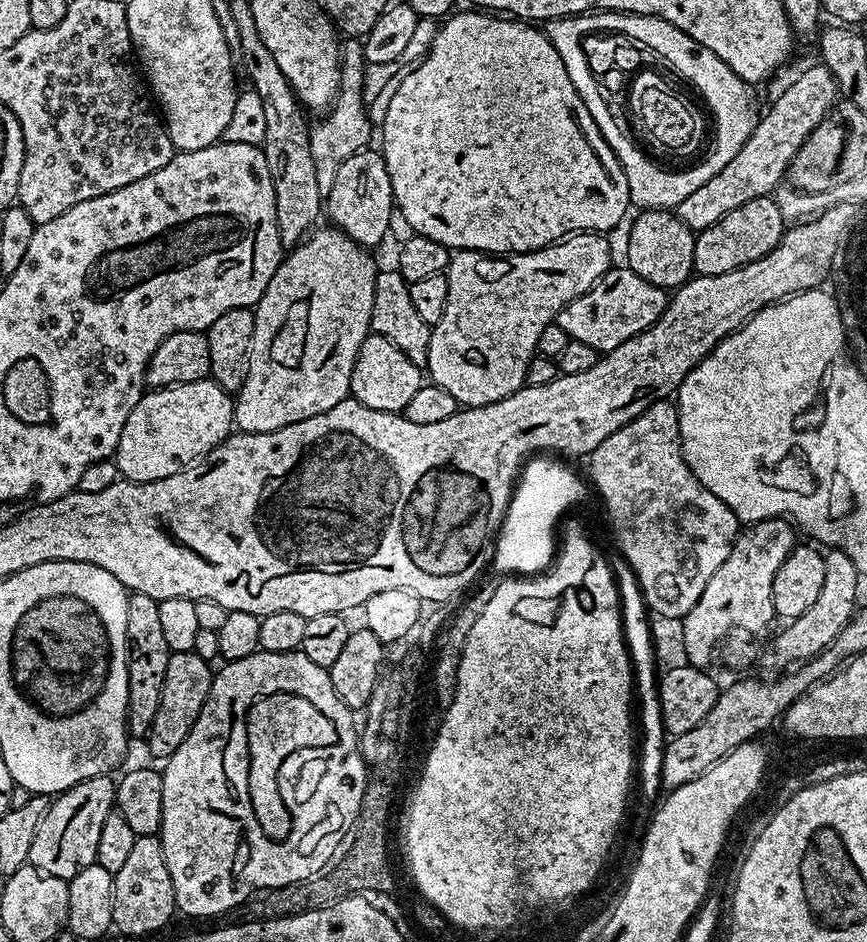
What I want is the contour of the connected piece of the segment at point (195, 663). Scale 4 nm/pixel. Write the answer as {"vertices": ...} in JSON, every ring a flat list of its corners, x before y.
{"vertices":[[194,651,173,652,169,655,166,662,166,682,162,686,162,702,146,737,148,748,154,755,161,758,172,756,174,750,182,746,186,734,190,734,212,688,214,672,208,668,211,668,209,661,198,658]]}

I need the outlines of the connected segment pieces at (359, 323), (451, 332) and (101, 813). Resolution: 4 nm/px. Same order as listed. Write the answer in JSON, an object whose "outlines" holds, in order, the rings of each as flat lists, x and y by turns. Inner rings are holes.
{"outlines":[[[335,226,320,228,311,233,307,238,300,240,291,249,292,252,281,259,276,273,270,278,262,298,254,305,256,321,254,322,254,338,252,348,248,351,248,373,244,376,244,384,234,396,234,424,242,432,273,432,282,426,290,426,294,422,302,422,306,418,314,418,314,414,322,414,330,410,330,406,338,406,338,402,349,399,352,386,352,371,358,350,362,342,370,334,372,326,372,306,374,304,374,282,378,265,367,256,365,249,357,244,351,236,340,231]],[[577,232,571,236,557,240,555,244,549,244,547,248,539,248,533,252,514,252,511,254,485,254,475,252,469,248,456,250,451,253,445,276,447,278,448,293,446,294,446,310,442,310,442,318,434,325,430,338,430,350,428,351,427,375,430,374,431,383,437,384,446,394,456,399,457,405,464,408,484,408,488,404,498,402,502,398,512,396,520,388,525,387,528,378,528,363,537,355,538,337,542,330,553,323,556,315,567,306,574,298,586,294,600,279,613,267,612,248,607,244,605,237,599,232]],[[111,775,86,778,73,788,59,793,49,803,48,812,34,834,29,861,46,874,54,874,67,881,72,880,78,870,86,870,86,866,96,863,98,834,102,834,102,822,106,822,115,802,116,780]]]}

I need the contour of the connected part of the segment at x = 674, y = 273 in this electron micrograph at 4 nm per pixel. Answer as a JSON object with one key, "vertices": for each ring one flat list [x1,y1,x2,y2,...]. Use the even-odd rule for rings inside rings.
{"vertices":[[644,210,628,232,627,267,646,282,665,290,675,290,693,275,692,259,696,236,680,217,668,210]]}

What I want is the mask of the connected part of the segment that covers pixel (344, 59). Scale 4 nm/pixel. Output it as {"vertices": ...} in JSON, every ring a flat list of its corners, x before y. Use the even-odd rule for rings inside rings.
{"vertices":[[354,38,344,43,340,50,341,86,331,108,327,111,326,115,328,116,308,134,308,146,315,168,316,184,322,198,328,196,334,184,337,166,345,161,350,154,361,151,367,145,365,143,368,140,366,106,361,90,366,67,363,45],[344,43,346,43,345,46]]}

